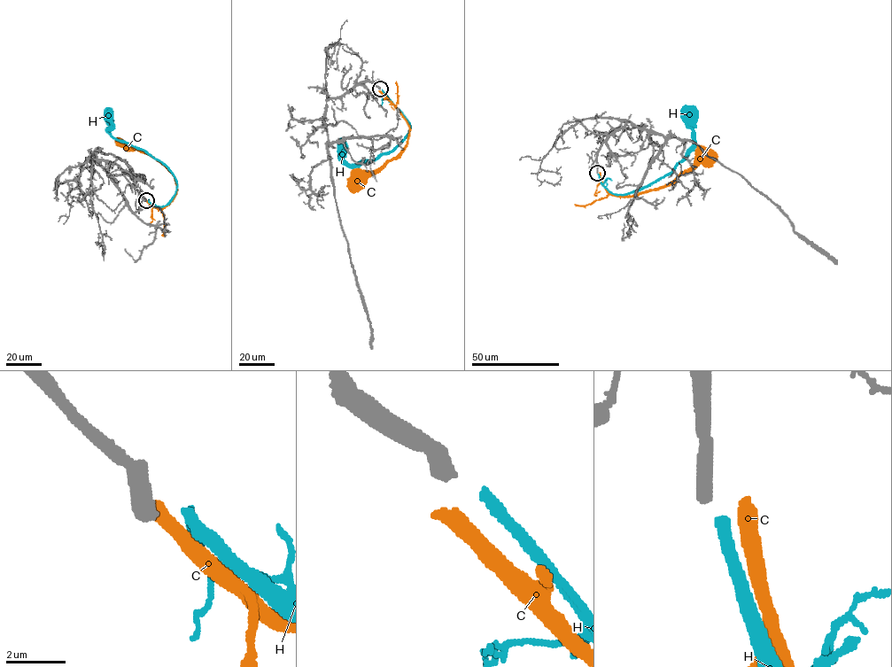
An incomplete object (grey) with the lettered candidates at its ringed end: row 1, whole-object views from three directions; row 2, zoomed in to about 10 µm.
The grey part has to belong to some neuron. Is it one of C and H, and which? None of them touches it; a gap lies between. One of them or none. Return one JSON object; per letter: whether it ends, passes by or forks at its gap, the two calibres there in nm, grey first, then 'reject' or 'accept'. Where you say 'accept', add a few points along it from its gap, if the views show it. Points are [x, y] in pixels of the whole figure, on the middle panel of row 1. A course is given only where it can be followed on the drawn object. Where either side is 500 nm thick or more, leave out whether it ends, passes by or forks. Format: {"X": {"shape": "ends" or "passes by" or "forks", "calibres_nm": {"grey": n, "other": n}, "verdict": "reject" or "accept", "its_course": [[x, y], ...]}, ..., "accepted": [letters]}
{"C": {"calibres_nm": {"grey": 480, "other": 550}, "verdict": "reject"}, "H": {"shape": "ends", "calibres_nm": {"grey": 480, "other": 360}, "verdict": "accept", "its_course": [[382, 89], [409, 123], [407, 135], [391, 151], [355, 163], [349, 164], [345, 160], [344, 150], [342, 150]]}, "accepted": ["H"]}

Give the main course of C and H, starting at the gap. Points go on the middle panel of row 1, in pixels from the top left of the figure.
C: (380, 90), (407, 124), (407, 145), (367, 178), (352, 186)
H: (382, 89), (409, 123), (407, 135), (391, 151), (355, 163), (349, 164), (345, 160), (344, 150), (342, 150)

